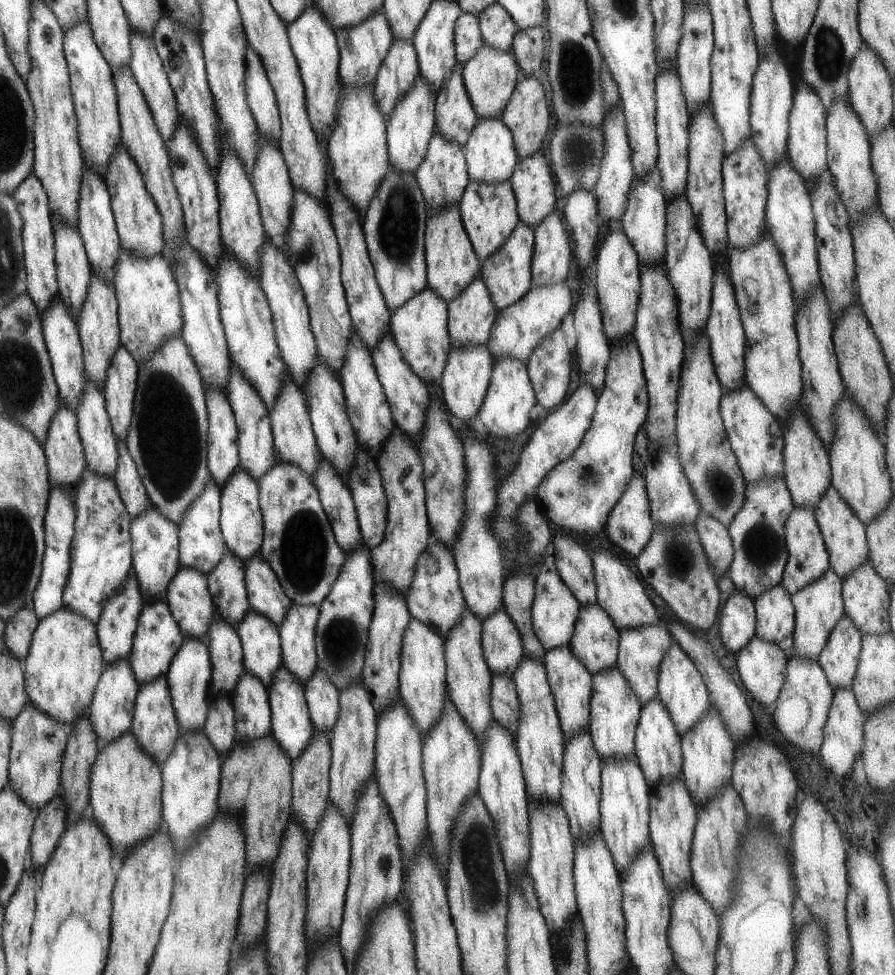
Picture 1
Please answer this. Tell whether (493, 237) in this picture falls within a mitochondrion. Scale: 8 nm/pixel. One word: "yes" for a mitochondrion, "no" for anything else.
no

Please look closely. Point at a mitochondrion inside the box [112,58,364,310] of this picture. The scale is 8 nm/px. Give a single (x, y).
(306, 254)

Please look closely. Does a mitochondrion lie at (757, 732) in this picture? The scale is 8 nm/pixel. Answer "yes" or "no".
no

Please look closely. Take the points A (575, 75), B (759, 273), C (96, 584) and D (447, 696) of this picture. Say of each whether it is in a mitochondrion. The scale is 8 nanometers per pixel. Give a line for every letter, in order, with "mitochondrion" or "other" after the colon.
A: mitochondrion
B: mitochondrion
C: mitochondrion
D: other

